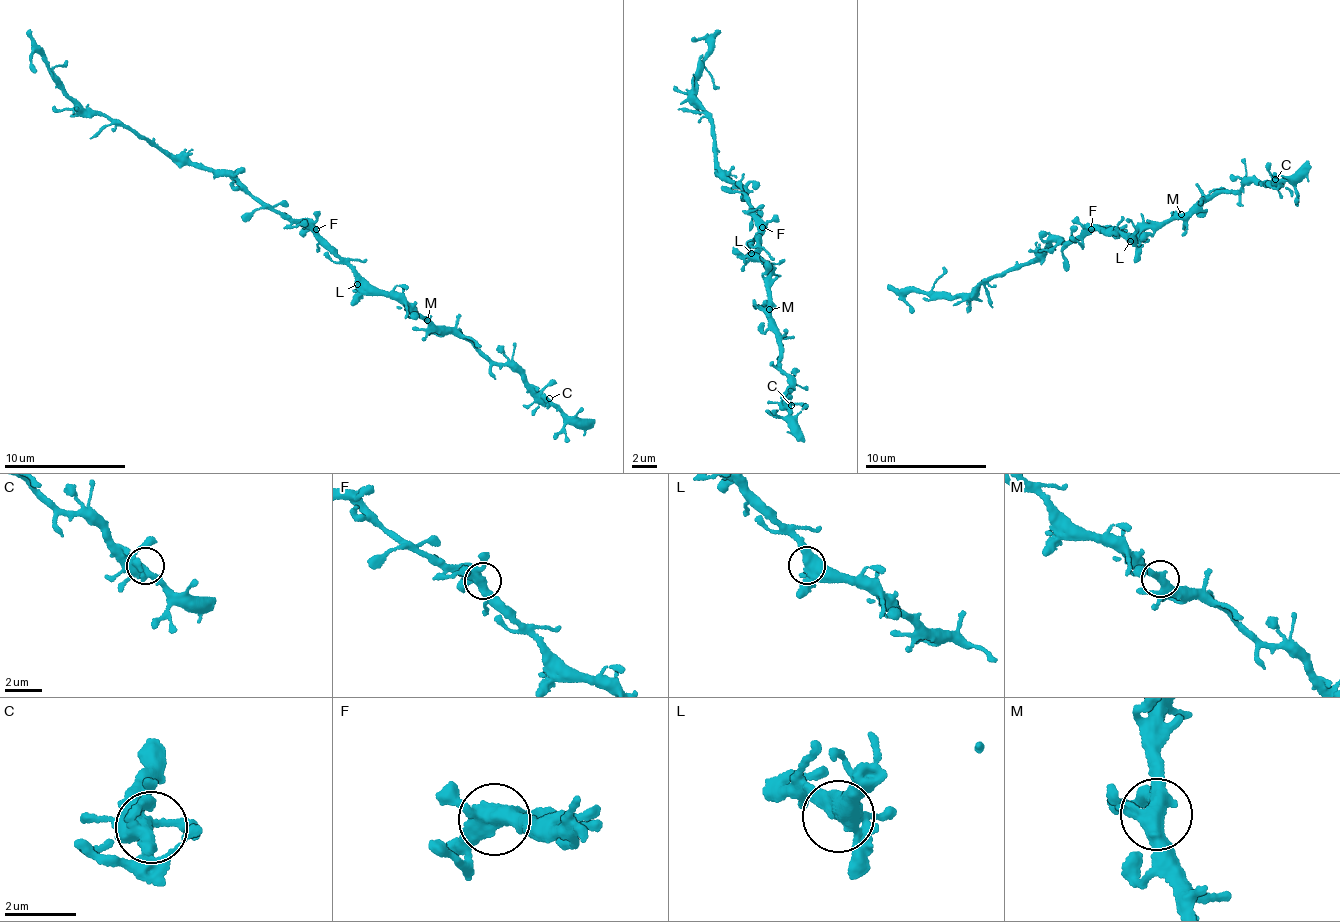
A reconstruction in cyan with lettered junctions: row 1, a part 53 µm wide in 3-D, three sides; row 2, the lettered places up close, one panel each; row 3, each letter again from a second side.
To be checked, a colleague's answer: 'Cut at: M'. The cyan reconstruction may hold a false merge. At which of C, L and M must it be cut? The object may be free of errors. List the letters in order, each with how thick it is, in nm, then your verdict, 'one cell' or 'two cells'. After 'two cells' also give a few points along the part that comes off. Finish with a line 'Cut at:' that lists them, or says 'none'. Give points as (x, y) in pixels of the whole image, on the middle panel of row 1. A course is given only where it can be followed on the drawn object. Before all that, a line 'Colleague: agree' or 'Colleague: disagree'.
Colleague: disagree
C: 420 nm thick; one cell
L: 440 nm thick; one cell
M: 400 nm thick; one cell
Cut at: none

